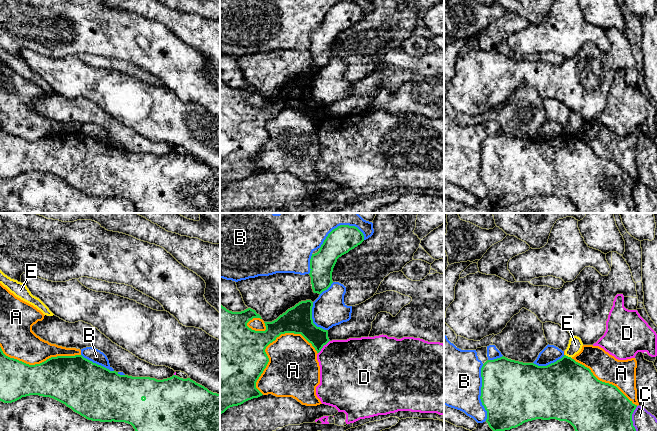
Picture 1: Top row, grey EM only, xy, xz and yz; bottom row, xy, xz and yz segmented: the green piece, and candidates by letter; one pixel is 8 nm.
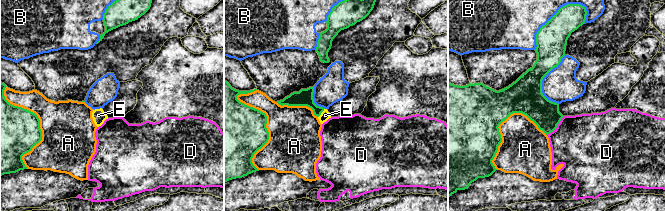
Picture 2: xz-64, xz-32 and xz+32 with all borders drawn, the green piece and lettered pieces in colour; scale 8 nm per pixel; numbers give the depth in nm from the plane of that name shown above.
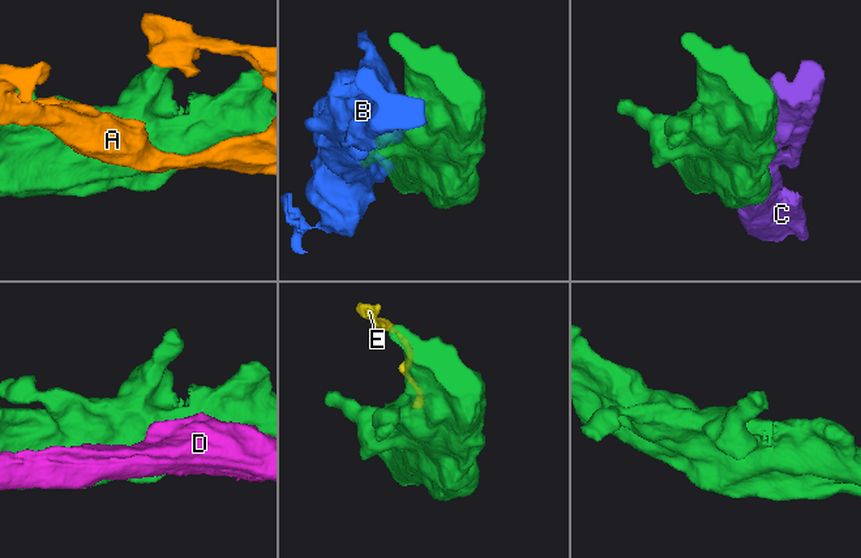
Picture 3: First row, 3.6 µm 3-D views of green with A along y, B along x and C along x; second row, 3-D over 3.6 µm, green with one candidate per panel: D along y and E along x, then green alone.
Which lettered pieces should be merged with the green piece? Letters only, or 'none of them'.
none of them

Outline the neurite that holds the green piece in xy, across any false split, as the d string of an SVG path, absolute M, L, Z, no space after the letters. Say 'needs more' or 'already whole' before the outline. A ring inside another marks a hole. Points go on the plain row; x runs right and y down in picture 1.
already whole; M0 123L0 177L4 179L12 179L21 175L22 173L30 171L53 174L65 180L74 188L80 190L88 196L100 198L125 198L131 200L138 213L220 213L220 170L209 167L207 164L196 159L190 154L183 155L173 151L167 155L157 156L150 153L132 153L128 151L120 151L116 147L110 147L101 141L93 139L92 137L84 134L82 131L51 133L40 140L29 141L17 135L6 132Z

